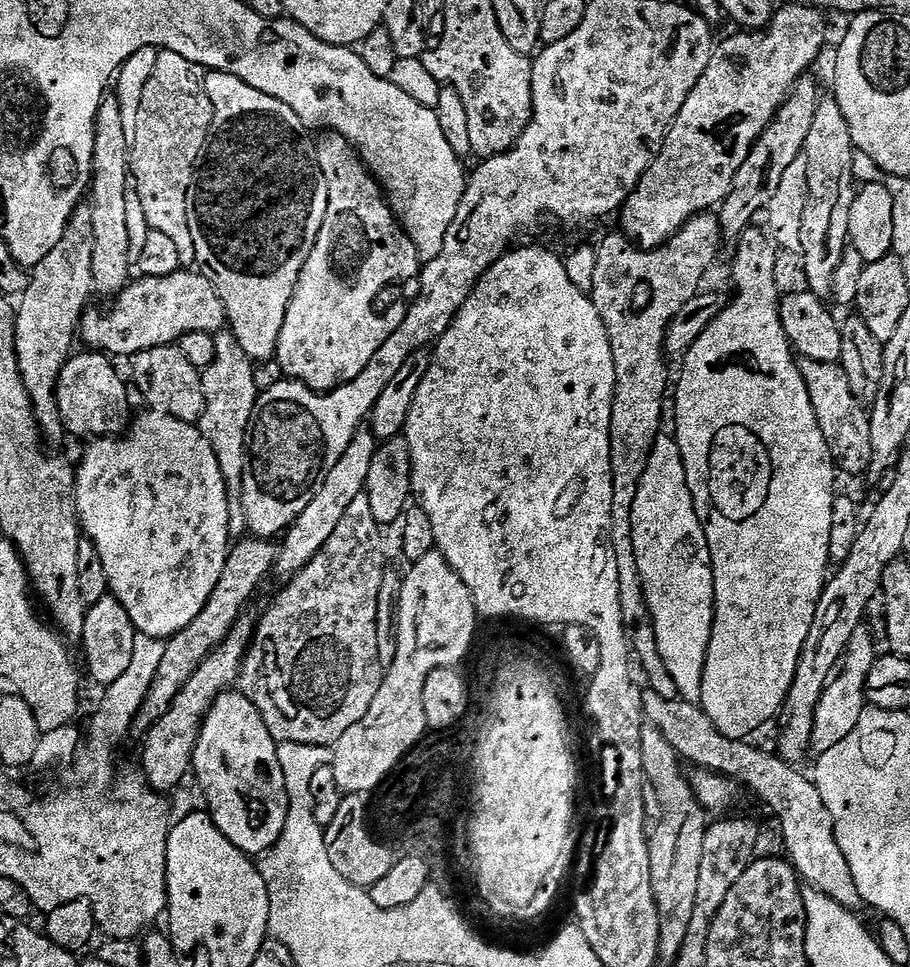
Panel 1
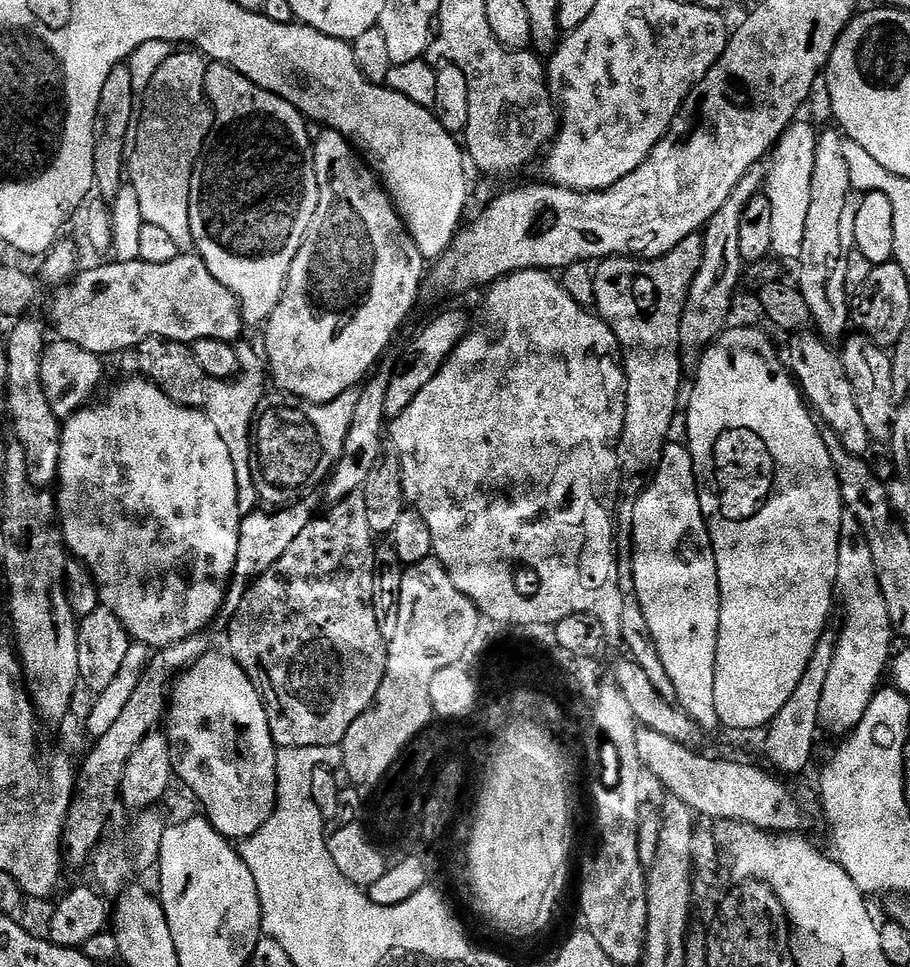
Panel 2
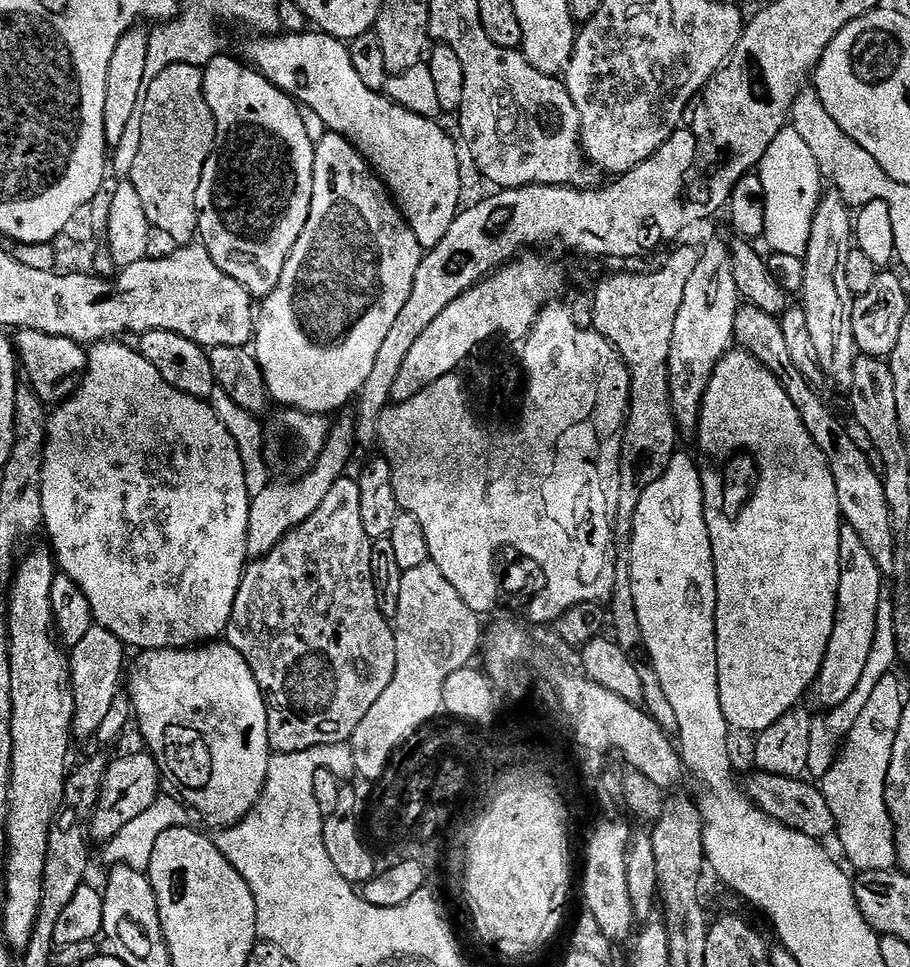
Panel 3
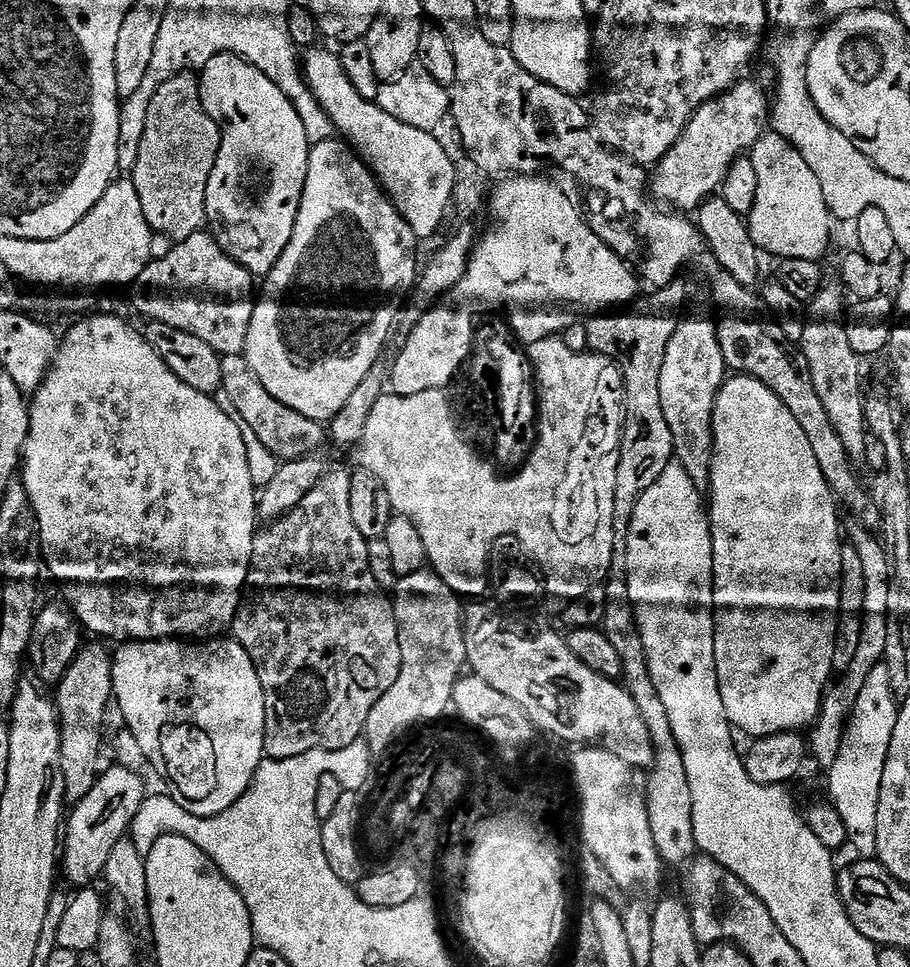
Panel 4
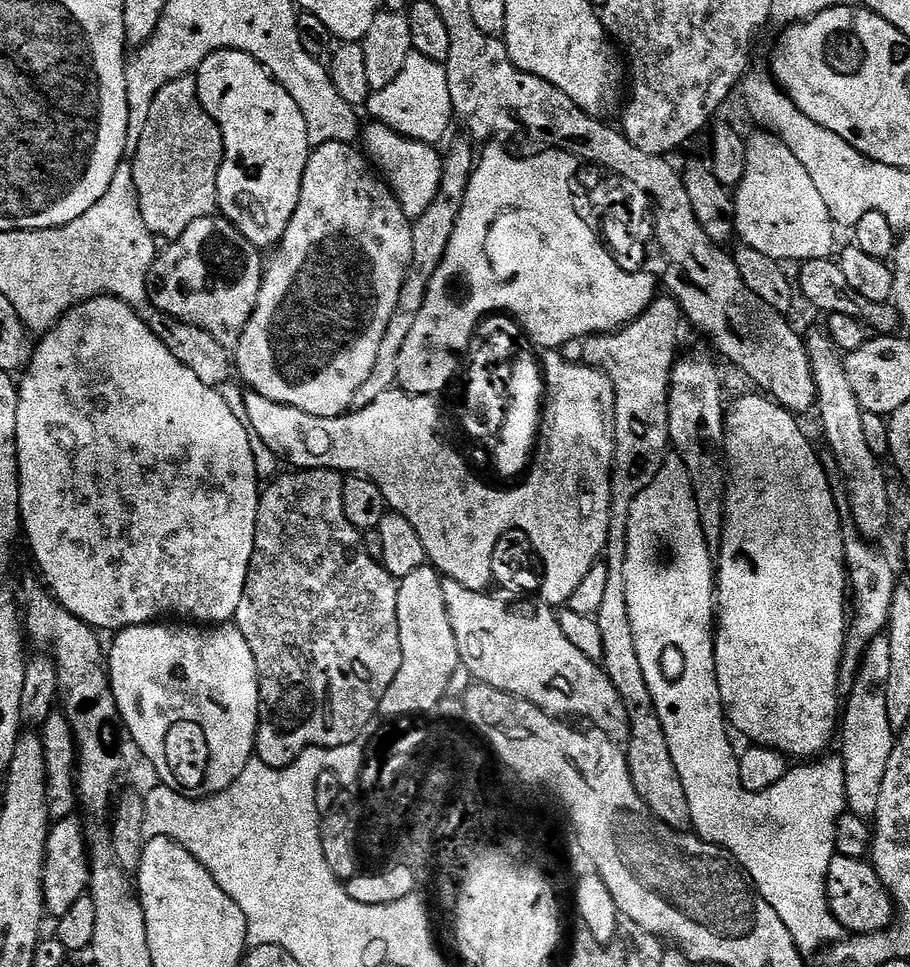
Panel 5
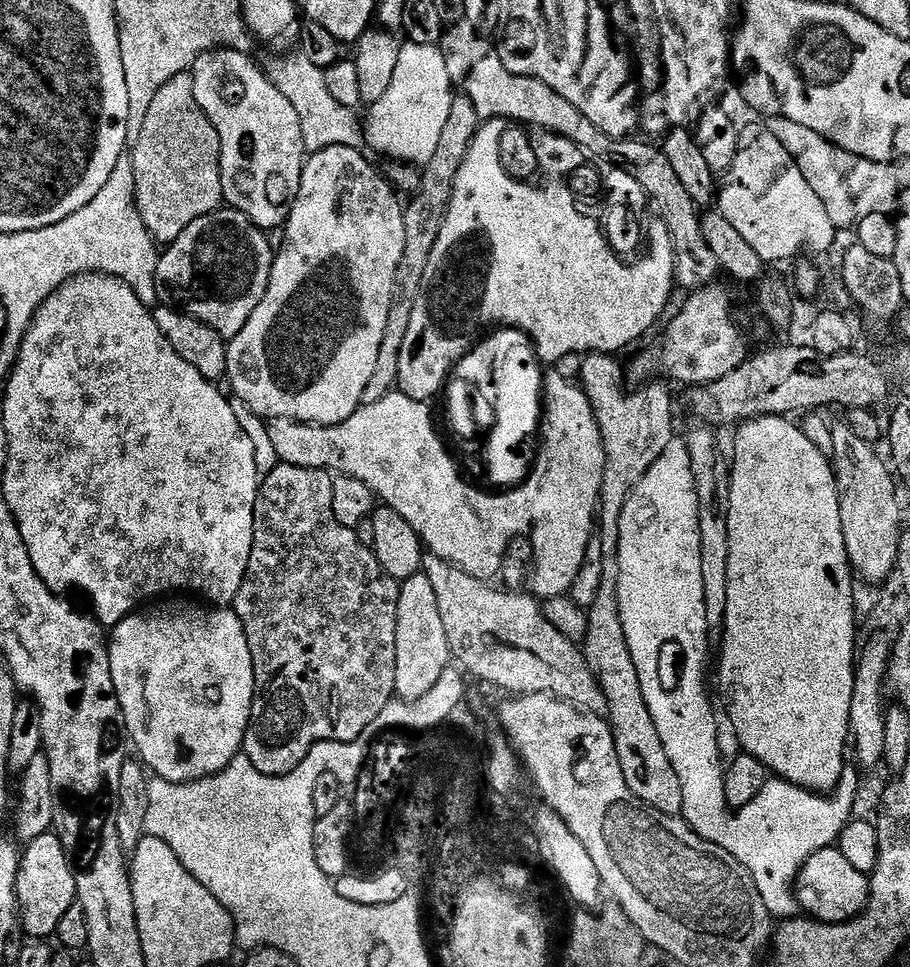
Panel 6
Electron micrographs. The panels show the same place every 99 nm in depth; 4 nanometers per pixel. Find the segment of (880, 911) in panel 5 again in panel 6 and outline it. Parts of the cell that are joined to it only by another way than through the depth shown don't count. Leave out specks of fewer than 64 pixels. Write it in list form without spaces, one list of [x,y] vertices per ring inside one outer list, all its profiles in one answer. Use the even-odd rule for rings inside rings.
[[[836,846],[823,848],[813,854],[796,875],[794,887],[801,909],[821,924],[845,924],[847,920],[856,919],[868,907],[869,877],[854,870],[854,866],[851,862],[846,862],[846,858]]]

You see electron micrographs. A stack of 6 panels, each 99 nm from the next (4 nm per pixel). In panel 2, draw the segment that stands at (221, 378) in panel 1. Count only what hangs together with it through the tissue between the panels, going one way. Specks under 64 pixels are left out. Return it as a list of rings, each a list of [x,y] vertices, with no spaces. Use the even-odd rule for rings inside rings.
[[[240,342],[235,345],[238,372],[235,378],[212,380],[207,385],[204,398],[204,408],[210,422],[218,426],[218,434],[222,434],[222,442],[226,442],[226,450],[230,450],[230,458],[234,458],[236,477],[242,482],[248,482],[254,476],[254,417],[257,415],[261,400],[266,395],[266,364],[261,353],[250,345]]]

